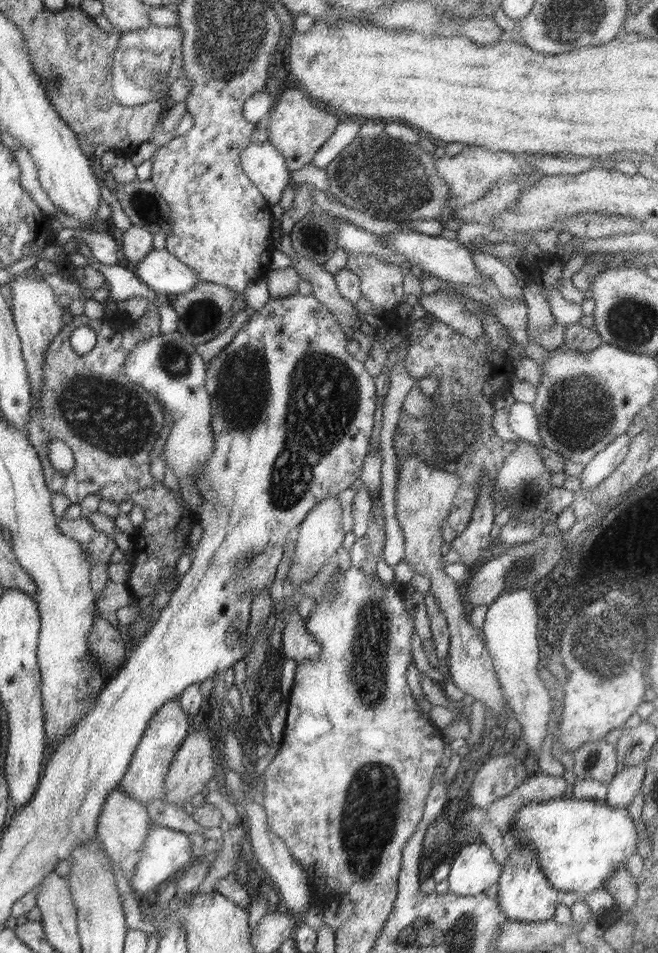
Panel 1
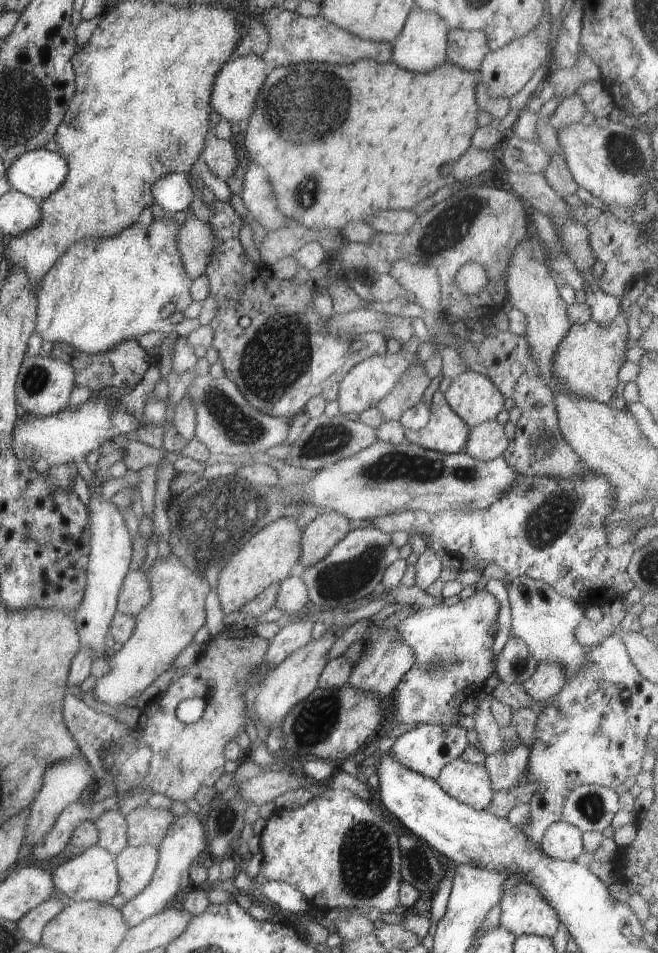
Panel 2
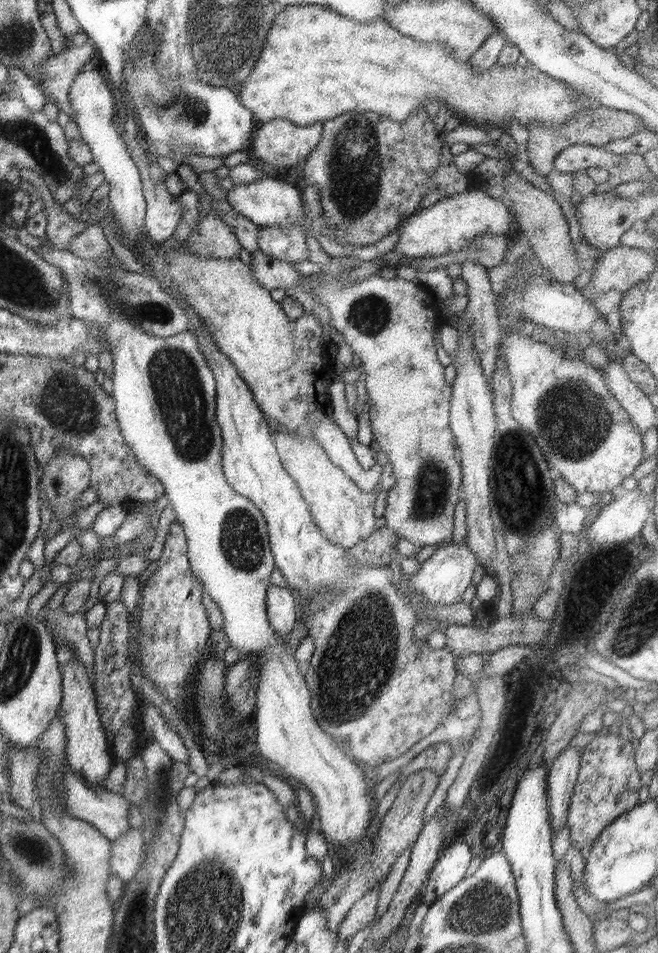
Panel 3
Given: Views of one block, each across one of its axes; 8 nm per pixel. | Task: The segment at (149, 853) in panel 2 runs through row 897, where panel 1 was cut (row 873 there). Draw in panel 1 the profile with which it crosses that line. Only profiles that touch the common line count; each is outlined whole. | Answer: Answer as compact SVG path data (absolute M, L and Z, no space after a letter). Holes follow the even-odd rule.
M116 786L110 794L106 796L106 803L97 821L97 839L103 844L107 856L122 869L124 877L130 881L135 874L136 863L143 856L147 835L150 827L154 824L147 814L146 806L134 800L122 786Z

